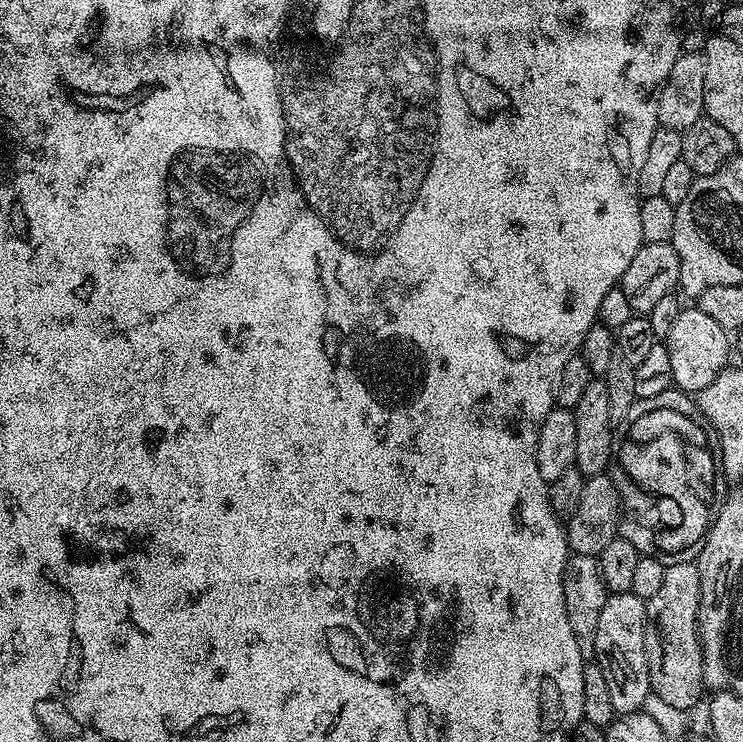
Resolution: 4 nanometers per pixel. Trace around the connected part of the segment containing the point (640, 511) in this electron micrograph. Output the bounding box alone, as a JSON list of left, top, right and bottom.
[610,390,720,566]

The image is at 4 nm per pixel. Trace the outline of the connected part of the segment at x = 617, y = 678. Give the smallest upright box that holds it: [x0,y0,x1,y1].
[594,592,652,714]

